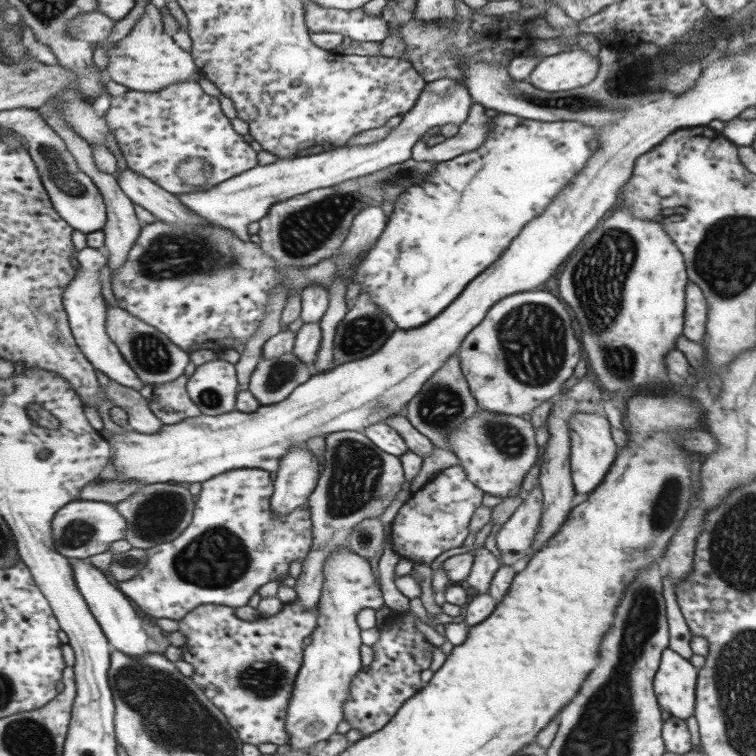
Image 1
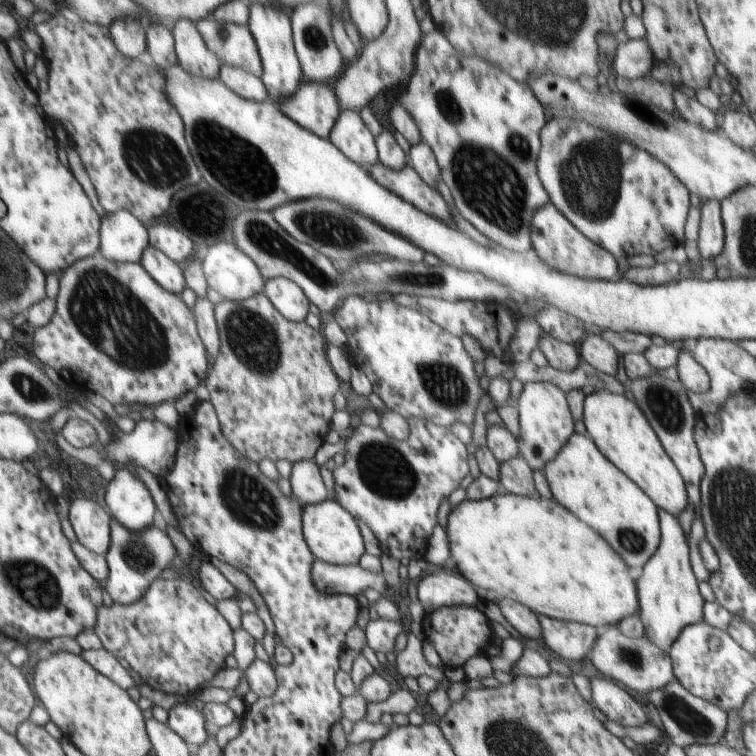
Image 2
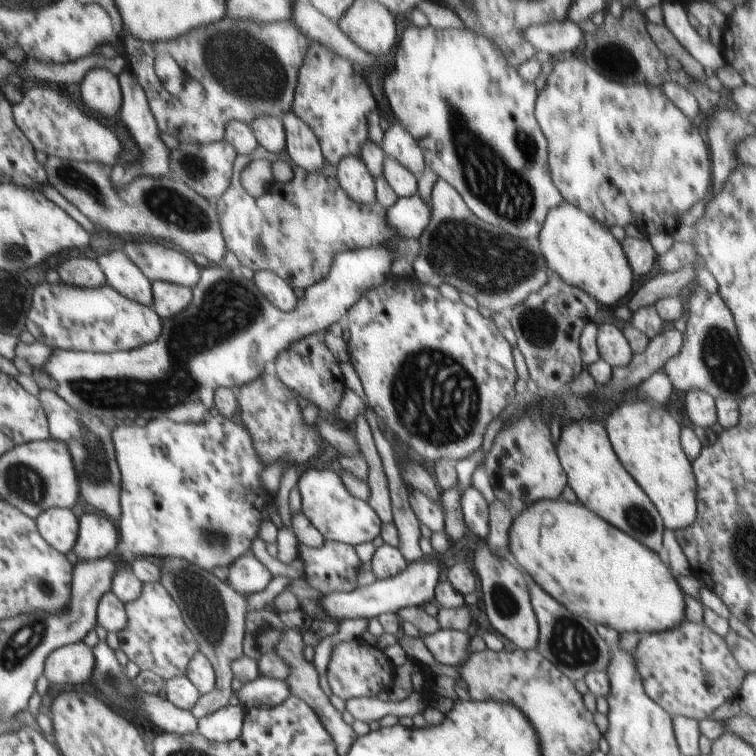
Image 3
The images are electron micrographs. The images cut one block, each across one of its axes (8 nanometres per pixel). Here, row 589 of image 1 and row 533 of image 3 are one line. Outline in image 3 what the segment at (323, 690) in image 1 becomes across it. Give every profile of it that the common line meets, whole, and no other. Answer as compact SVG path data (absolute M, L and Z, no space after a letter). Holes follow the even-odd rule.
M310 468L301 476L299 486L304 498L304 512L325 534L327 540L356 546L372 542L382 534L383 523L378 514L366 502L354 498L340 482L338 474L334 474L332 470Z

